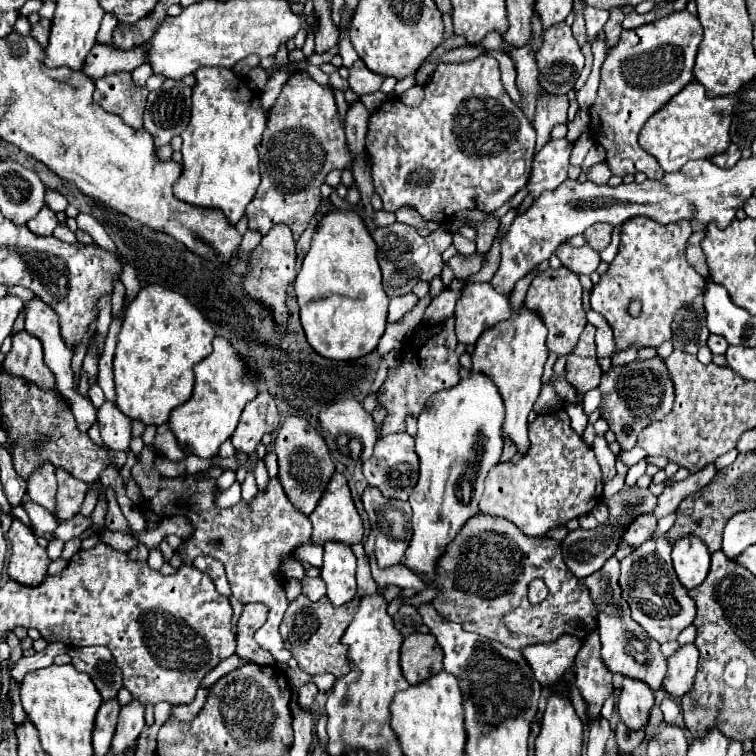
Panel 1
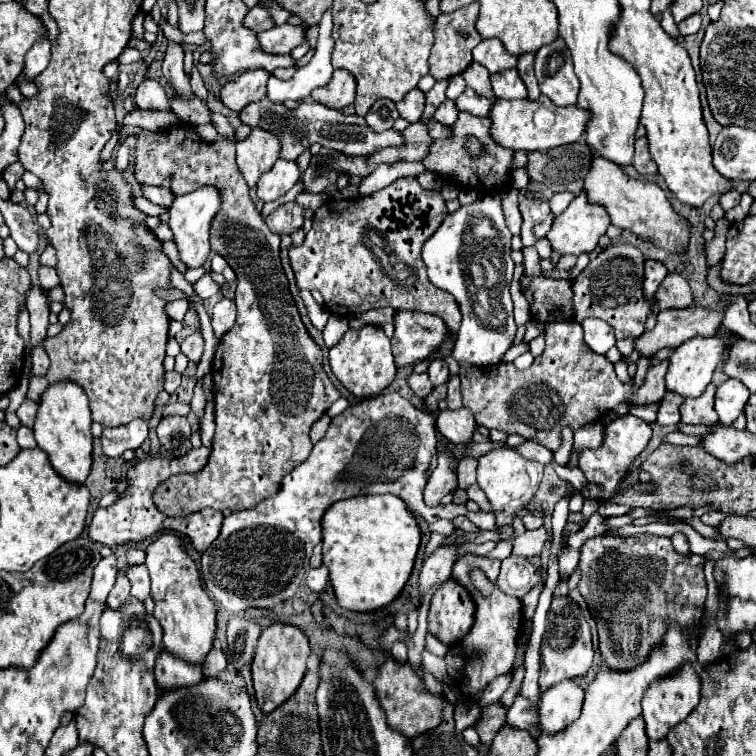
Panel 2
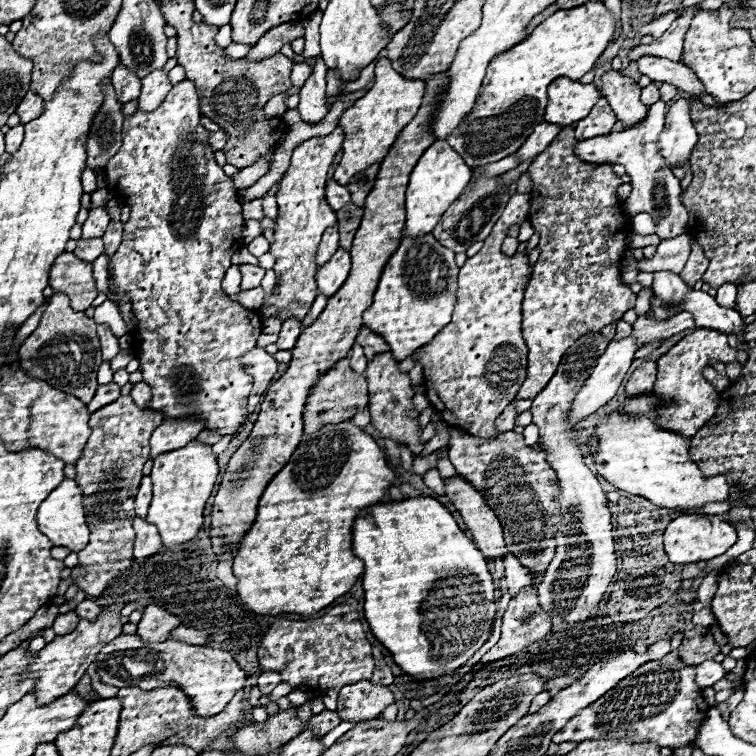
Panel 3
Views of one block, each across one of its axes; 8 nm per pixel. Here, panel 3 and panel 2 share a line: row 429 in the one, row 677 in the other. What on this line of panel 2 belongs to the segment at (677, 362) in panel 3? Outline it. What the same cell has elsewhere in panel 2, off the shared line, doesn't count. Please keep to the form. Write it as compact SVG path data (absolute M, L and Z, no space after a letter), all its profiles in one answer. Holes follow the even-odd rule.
M684 664L674 674L654 680L654 684L648 686L648 692L644 692L644 700L642 700L642 716L646 720L648 738L664 740L668 730L678 722L682 722L692 712L692 708L696 708L696 704L700 702L700 690L702 690L700 676L692 664Z

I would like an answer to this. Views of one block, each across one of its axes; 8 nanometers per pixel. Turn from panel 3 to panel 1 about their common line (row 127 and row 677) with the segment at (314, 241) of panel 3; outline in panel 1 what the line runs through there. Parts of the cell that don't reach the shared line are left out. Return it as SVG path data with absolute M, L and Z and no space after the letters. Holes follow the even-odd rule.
M300 594L294 602L290 602L284 620L280 624L280 634L284 638L286 648L292 652L292 656L298 660L298 668L308 674L324 674L330 672L336 678L350 672L350 660L348 660L348 646L340 642L344 630L348 628L352 616L356 614L354 602L332 606L332 602L324 596L318 602L308 600L308 596Z

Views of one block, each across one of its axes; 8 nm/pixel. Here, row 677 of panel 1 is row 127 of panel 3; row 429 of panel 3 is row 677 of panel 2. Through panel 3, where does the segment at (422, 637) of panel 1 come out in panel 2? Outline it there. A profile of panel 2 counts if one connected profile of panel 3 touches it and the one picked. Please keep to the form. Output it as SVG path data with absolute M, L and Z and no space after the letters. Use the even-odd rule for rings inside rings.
M272 624L262 630L252 660L252 678L254 678L256 700L264 714L272 712L272 708L278 708L284 700L288 700L288 696L292 696L292 692L296 692L296 688L304 678L308 656L310 656L310 642L300 628L292 624Z

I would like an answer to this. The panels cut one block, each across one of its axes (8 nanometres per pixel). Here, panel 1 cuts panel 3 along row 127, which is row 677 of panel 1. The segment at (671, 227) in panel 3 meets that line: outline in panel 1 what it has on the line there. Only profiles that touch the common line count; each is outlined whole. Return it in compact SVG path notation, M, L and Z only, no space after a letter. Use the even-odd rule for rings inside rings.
M612 556L606 560L606 564L598 572L584 578L584 584L588 586L590 596L598 608L598 632L600 632L600 642L602 642L602 660L608 666L608 670L630 676L630 678L638 678L646 682L652 690L658 690L666 672L666 660L660 654L660 644L652 640L648 632L644 632L640 624L636 624L636 620L632 620L628 602L622 598L622 592L620 592L618 576L620 576L620 560Z

